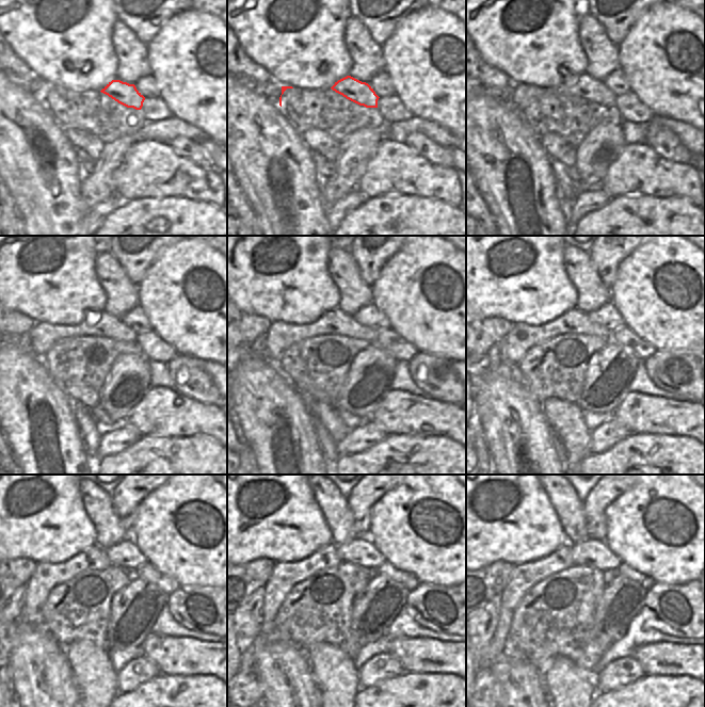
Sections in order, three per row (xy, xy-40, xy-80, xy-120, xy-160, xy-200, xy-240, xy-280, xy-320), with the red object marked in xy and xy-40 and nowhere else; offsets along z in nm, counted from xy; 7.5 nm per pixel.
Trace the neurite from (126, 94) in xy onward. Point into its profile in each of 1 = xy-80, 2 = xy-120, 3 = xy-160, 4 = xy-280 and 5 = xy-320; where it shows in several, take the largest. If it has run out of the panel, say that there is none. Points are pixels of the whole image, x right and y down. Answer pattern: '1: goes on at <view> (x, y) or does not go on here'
1: goes on at xy-80 (582, 85)
2: goes on at xy-120 (43, 336)
3: goes on at xy-160 (281, 336)
4: goes on at xy-280 (285, 575)
5: goes on at xy-320 (524, 577)

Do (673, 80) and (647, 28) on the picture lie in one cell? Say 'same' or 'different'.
same

